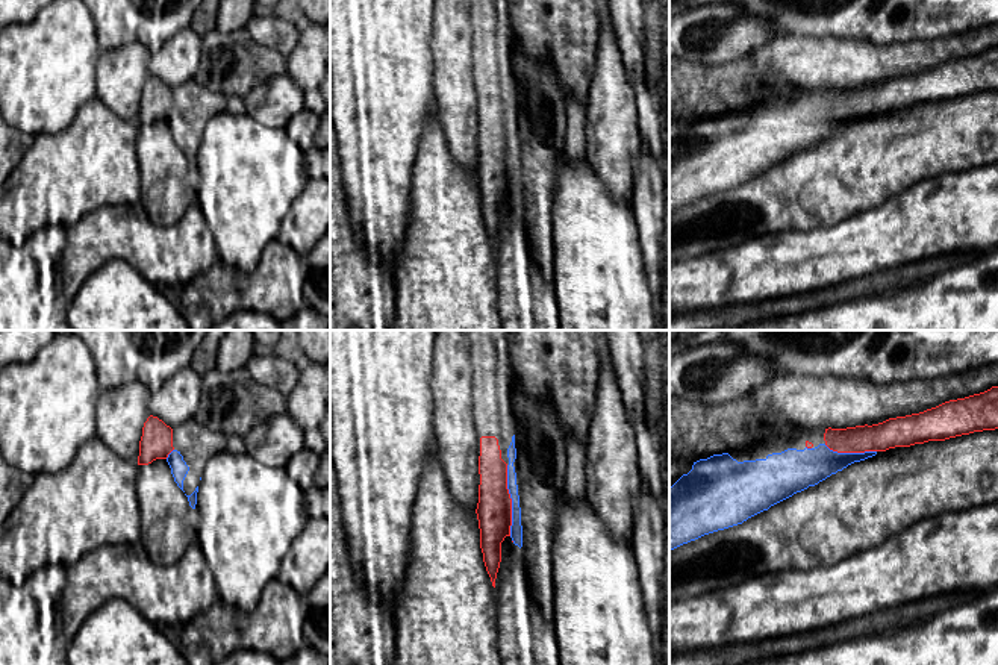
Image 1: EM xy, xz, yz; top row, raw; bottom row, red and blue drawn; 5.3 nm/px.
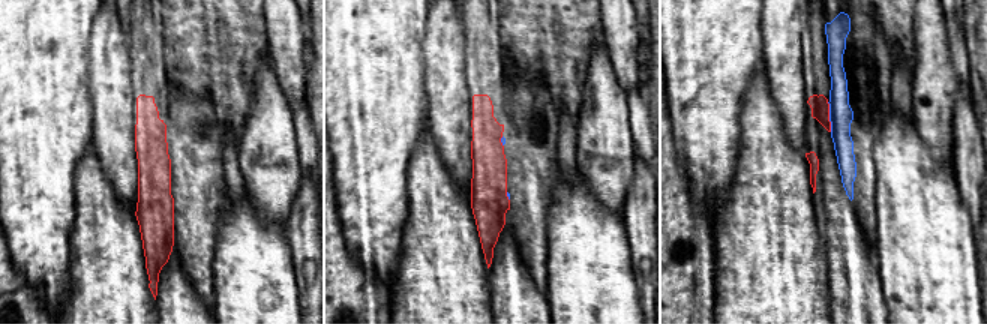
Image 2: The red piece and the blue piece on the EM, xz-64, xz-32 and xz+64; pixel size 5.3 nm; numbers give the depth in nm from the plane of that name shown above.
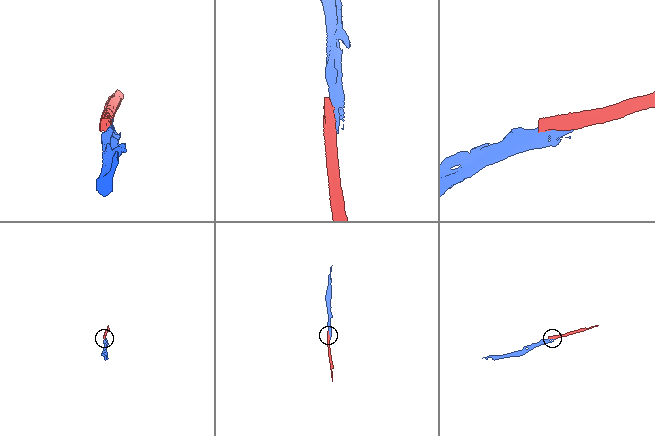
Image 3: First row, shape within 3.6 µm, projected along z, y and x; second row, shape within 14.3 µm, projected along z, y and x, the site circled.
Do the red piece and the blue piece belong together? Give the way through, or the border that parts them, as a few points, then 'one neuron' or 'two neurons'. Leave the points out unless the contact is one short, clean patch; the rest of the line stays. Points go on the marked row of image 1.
two neurons

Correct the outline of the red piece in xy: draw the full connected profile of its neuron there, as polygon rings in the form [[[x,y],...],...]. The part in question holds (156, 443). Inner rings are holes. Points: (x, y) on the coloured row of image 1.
[[[150,415],[142,427],[138,465],[148,465],[156,459],[167,459],[173,450],[173,429],[157,417]]]

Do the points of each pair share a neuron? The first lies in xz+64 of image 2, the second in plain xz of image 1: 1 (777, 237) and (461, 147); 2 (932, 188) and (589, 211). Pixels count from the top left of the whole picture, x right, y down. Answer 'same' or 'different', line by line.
1: different
2: same

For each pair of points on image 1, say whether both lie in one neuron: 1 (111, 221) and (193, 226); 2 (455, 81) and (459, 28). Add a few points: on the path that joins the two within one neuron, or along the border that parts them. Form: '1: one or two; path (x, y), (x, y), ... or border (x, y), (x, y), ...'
1: one; path (130, 235), (173, 235)
2: one; path (455, 67), (455, 41)

